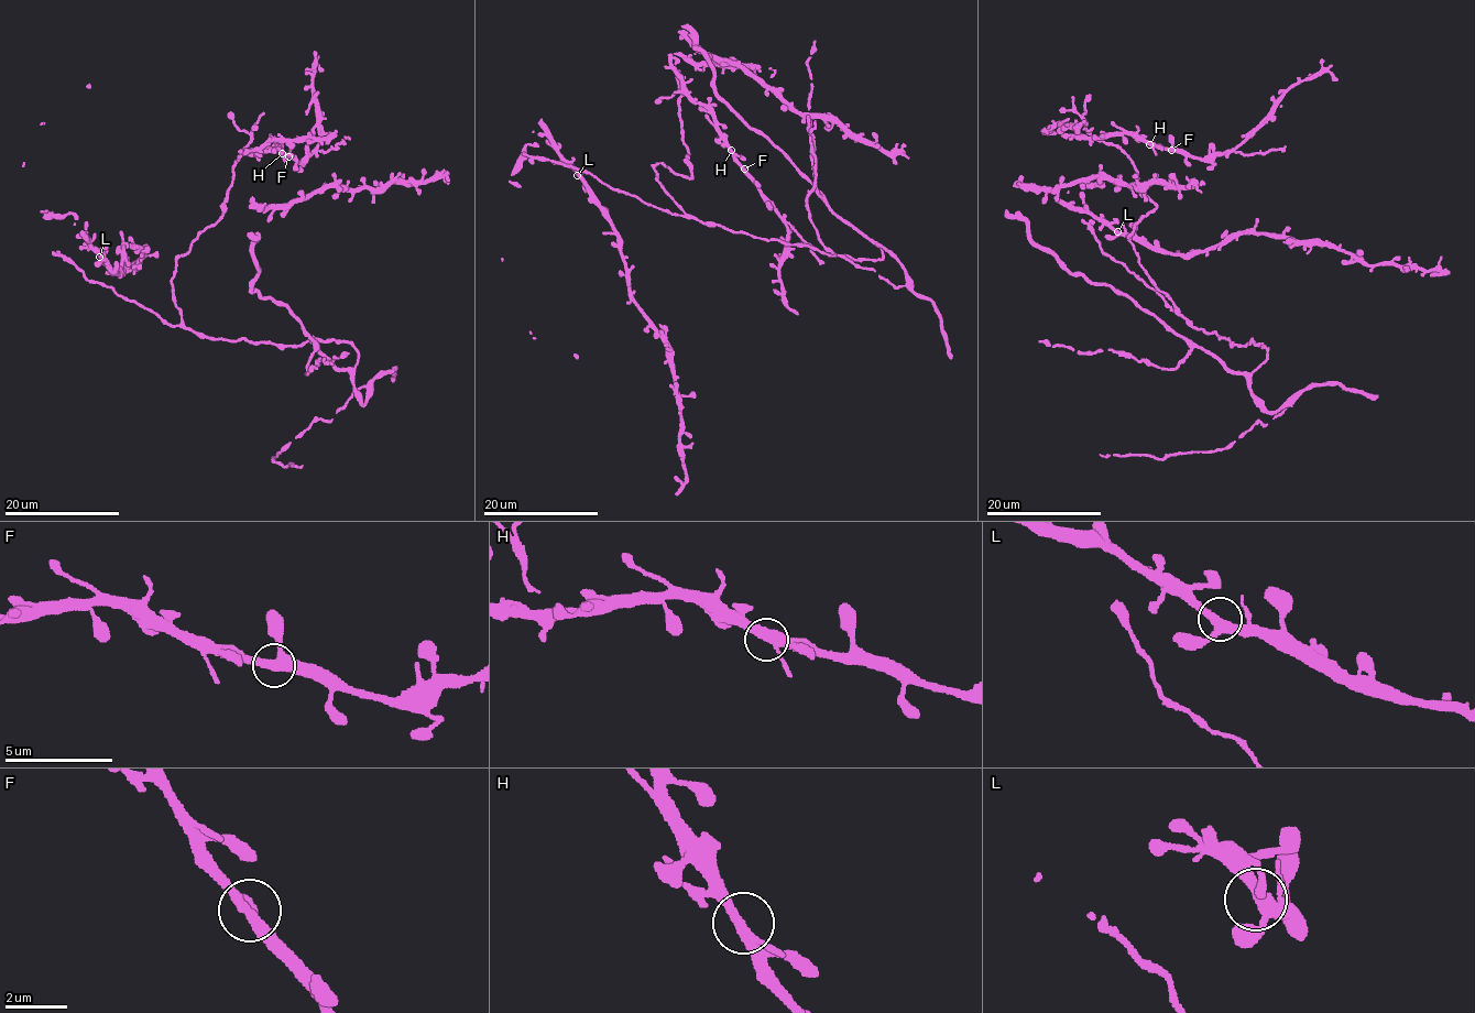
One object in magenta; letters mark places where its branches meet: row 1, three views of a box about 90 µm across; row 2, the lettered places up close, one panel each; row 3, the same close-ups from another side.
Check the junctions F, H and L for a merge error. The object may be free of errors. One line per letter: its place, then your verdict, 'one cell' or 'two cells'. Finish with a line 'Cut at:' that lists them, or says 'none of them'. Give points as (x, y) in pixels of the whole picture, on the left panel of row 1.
F: (288, 156) | one cell
H: (282, 153) | one cell
L: (99, 257) | one cell
Cut at: none of them

